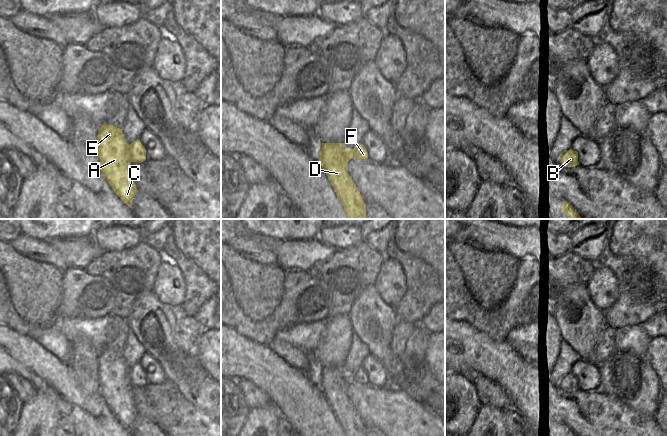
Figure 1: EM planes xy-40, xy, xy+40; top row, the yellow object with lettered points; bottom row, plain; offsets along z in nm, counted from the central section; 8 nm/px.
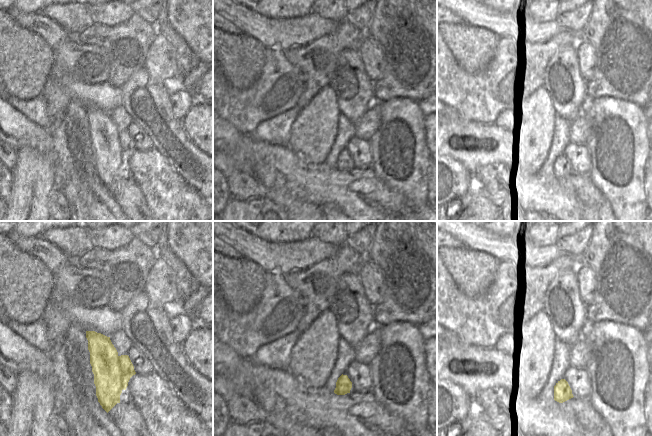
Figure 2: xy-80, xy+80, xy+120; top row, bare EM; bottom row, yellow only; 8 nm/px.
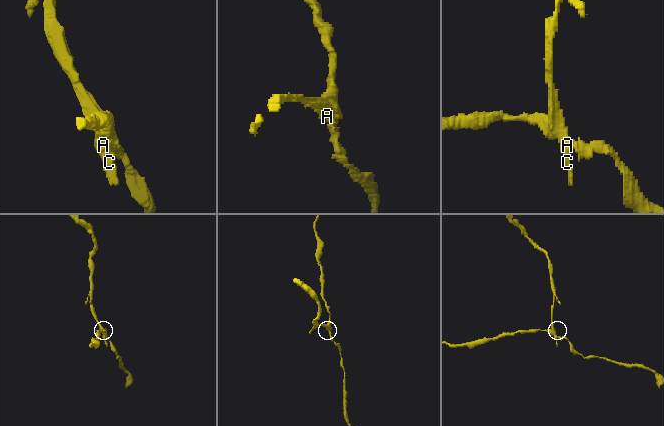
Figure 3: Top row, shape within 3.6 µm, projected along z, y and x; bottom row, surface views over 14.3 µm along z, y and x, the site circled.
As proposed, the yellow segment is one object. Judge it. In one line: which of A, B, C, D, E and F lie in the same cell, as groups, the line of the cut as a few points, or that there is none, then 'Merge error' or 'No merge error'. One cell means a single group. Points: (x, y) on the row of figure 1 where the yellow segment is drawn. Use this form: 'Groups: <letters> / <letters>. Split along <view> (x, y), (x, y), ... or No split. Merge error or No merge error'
Groups: A C D E / B F. Split along xy-40 (129, 145), (129, 159), (131, 161). Merge error

